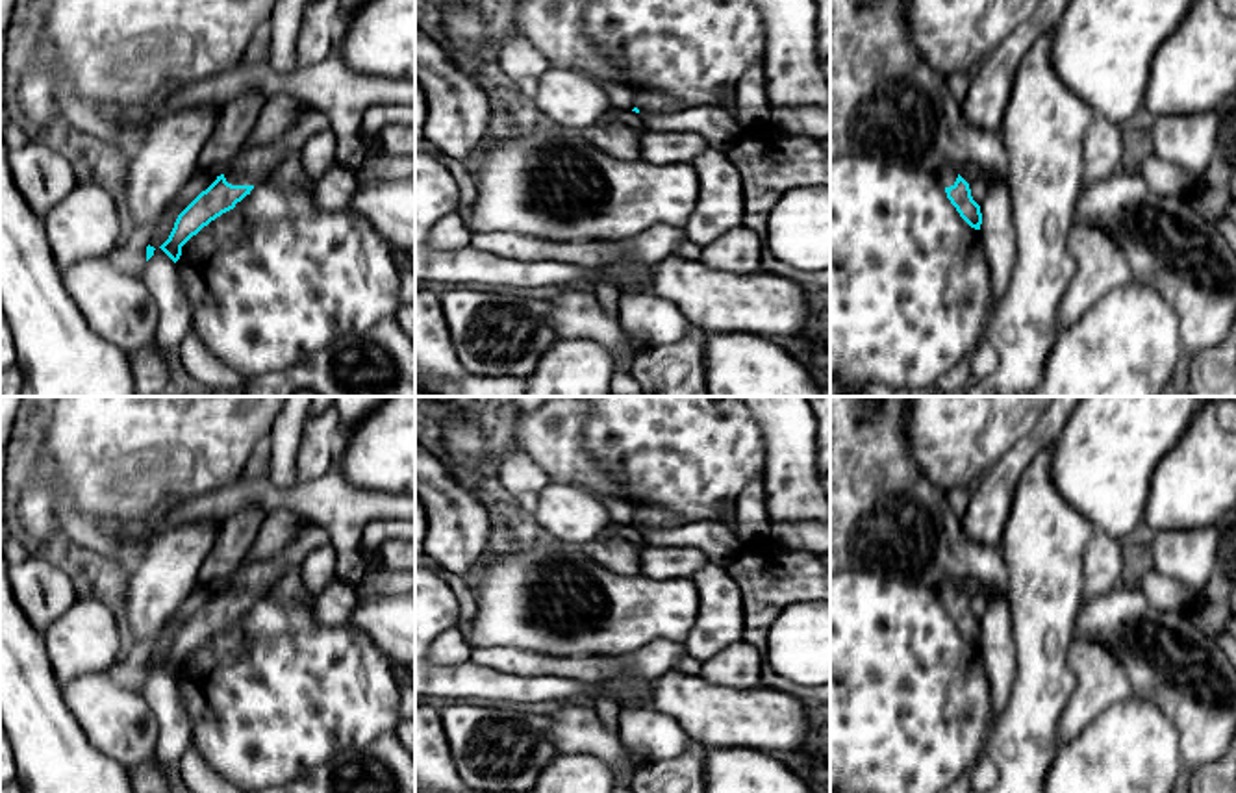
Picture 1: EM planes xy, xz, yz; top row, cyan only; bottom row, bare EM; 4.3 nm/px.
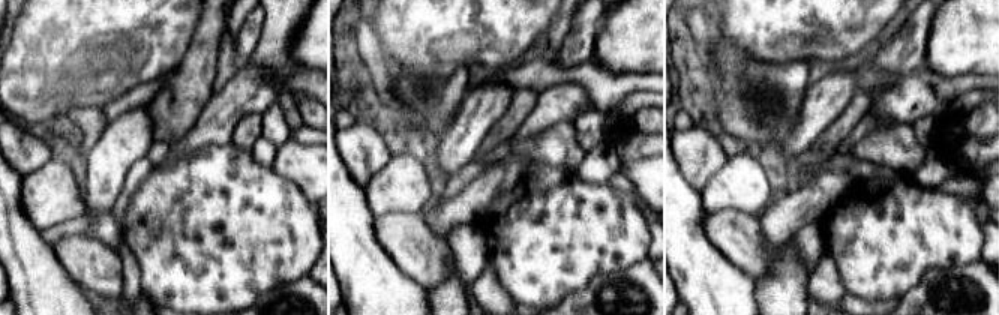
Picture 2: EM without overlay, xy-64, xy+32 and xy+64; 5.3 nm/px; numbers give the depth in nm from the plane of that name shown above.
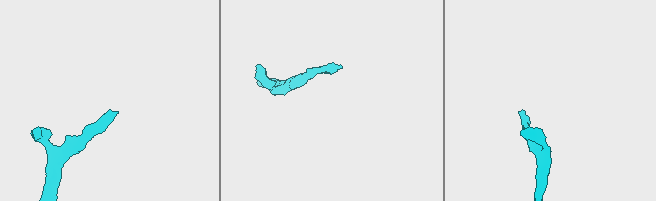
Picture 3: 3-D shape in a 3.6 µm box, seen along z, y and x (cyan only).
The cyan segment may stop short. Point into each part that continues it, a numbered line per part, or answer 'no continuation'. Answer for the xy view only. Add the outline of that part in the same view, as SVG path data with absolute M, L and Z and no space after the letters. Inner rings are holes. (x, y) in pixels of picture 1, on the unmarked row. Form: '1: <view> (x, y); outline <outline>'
1: xy (251, 582); outline M313 519L300 522L295 537L274 556L263 561L252 561L241 567L224 591L232 600L259 600L265 593L295 565L317 547L330 543L328 532Z

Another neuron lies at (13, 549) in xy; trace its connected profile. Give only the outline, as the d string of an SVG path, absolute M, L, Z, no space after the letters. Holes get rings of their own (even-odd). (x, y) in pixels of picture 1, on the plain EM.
M11 532L7 537L0 539L0 554L7 565L20 563L28 560L35 550L22 541L22 537Z

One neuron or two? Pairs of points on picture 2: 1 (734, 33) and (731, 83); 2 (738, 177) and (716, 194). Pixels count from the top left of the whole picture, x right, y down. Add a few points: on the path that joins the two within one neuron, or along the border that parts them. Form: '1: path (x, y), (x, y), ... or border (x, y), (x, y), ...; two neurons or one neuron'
1: border (717, 15), (717, 36), (728, 45), (764, 63); two neurons
2: path (732, 183), (722, 192); one neuron

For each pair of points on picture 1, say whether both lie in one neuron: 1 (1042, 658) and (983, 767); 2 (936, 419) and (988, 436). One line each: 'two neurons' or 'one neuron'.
1: two neurons
2: one neuron

